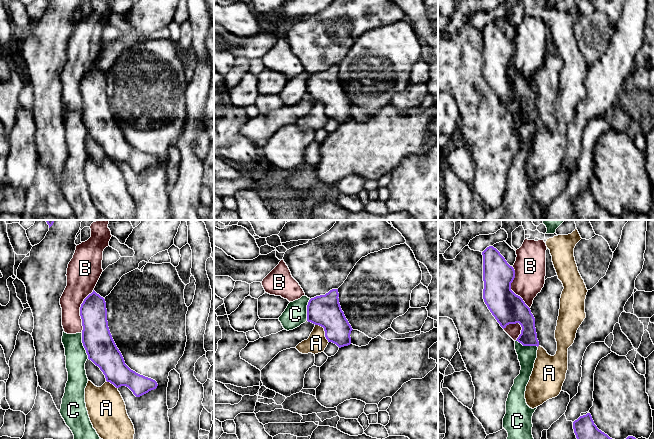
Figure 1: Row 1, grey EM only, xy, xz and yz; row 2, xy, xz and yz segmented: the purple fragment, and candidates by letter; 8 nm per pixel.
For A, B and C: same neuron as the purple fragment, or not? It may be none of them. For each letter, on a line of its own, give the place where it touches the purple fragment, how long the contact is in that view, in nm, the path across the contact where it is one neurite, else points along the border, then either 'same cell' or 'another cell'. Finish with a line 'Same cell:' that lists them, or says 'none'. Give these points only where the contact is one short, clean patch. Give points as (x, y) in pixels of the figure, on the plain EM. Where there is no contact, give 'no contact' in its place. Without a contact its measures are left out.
A: contact xz (324, 106); length 190 nm; another cell
B: contact xy (80, 87); length 360 nm; another cell
C: contact xy (83, 121); length 220 nm; border xy (81, 109), (81, 118), (88, 134); another cell
Same cell: none

